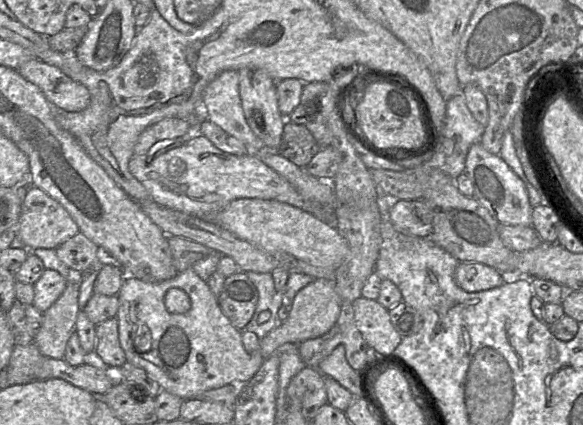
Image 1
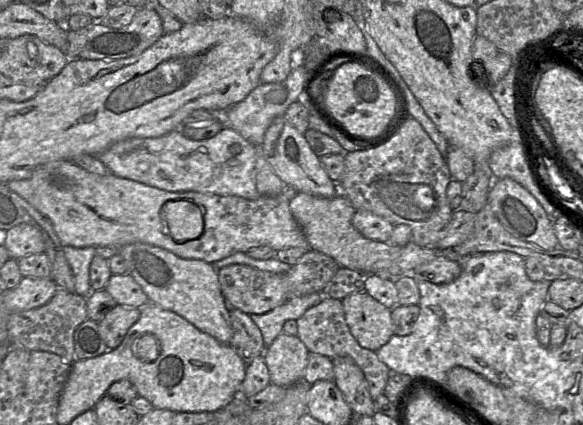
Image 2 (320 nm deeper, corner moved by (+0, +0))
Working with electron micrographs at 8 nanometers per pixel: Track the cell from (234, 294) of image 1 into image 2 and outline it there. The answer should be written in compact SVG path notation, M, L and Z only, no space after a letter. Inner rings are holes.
M310 249L287 272L271 273L249 265L232 264L218 270L218 280L230 307L246 314L264 314L291 298L323 292L340 267L333 258Z

